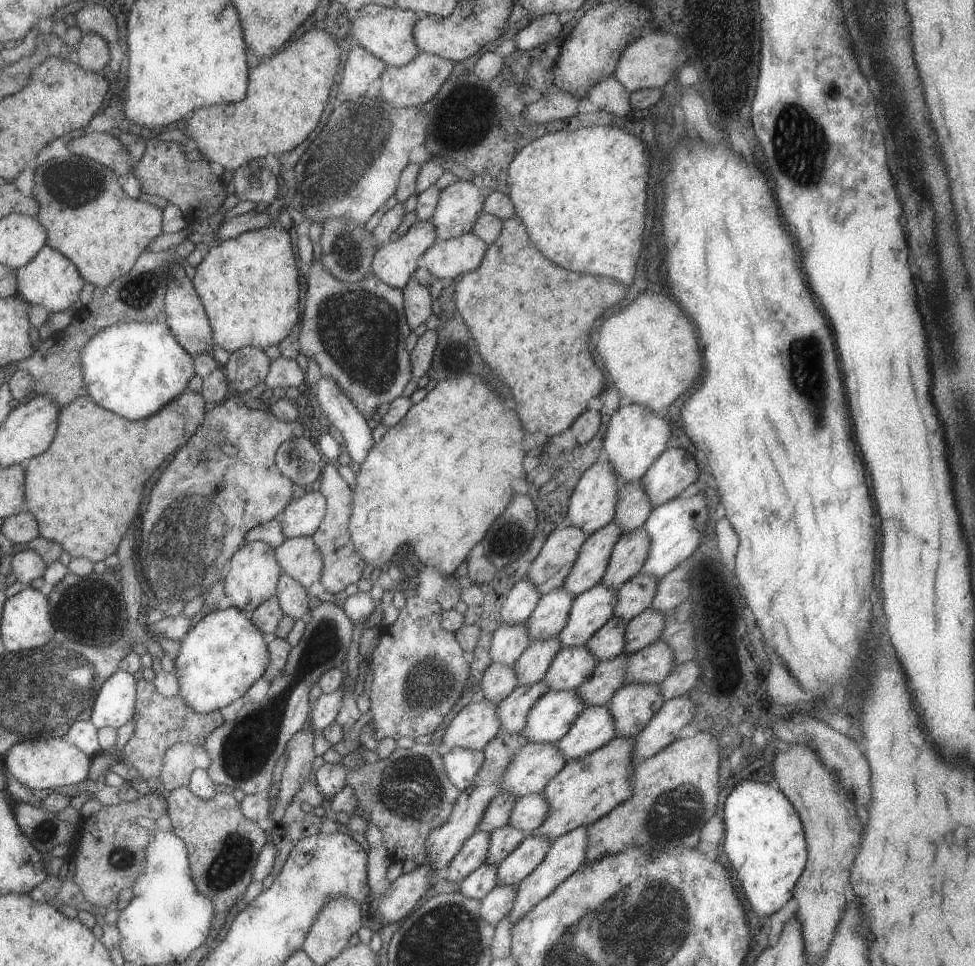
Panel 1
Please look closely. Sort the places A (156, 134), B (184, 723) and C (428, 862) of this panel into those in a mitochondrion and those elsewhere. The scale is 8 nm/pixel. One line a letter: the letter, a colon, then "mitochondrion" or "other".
A: other
B: other
C: other

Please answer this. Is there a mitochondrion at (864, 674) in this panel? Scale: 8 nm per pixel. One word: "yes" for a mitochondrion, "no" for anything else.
no

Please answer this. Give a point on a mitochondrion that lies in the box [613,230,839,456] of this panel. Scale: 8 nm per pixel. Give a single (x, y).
(808, 383)

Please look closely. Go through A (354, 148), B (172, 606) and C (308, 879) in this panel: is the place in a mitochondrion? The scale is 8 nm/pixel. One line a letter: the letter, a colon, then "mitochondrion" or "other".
A: mitochondrion
B: mitochondrion
C: other

